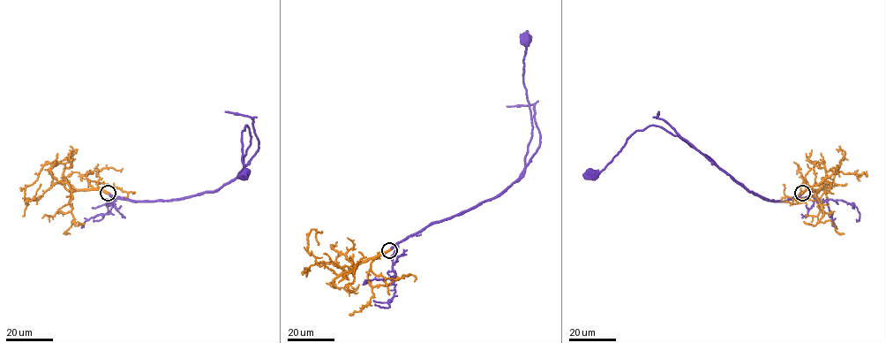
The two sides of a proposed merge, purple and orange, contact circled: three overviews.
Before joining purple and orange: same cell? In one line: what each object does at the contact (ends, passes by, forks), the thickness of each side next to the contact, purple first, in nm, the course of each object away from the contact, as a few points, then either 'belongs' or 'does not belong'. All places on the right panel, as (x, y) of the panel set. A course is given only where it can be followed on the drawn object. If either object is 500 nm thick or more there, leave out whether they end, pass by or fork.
purple ends | orange ends | 480/480 nm | purple via (801, 193), (788, 200), (769, 201), (750, 192), (679, 136), (649, 125), (636, 131), (604, 169), (591, 172) | orange via (801, 193), (817, 190), (825, 179), (824, 164), (814, 166), (814, 181), (823, 189), (822, 216) | belongs

